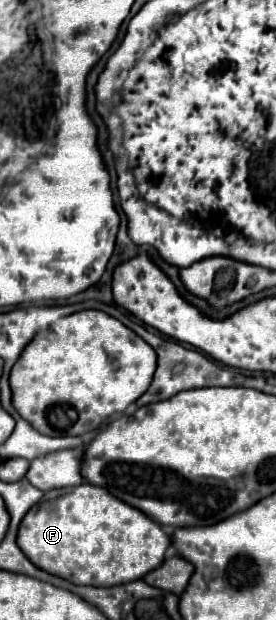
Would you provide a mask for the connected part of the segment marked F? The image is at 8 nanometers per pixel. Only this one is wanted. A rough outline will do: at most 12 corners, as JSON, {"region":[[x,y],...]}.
{"region":[[82,483],[18,527],[38,569],[112,587],[158,569],[170,535]]}

